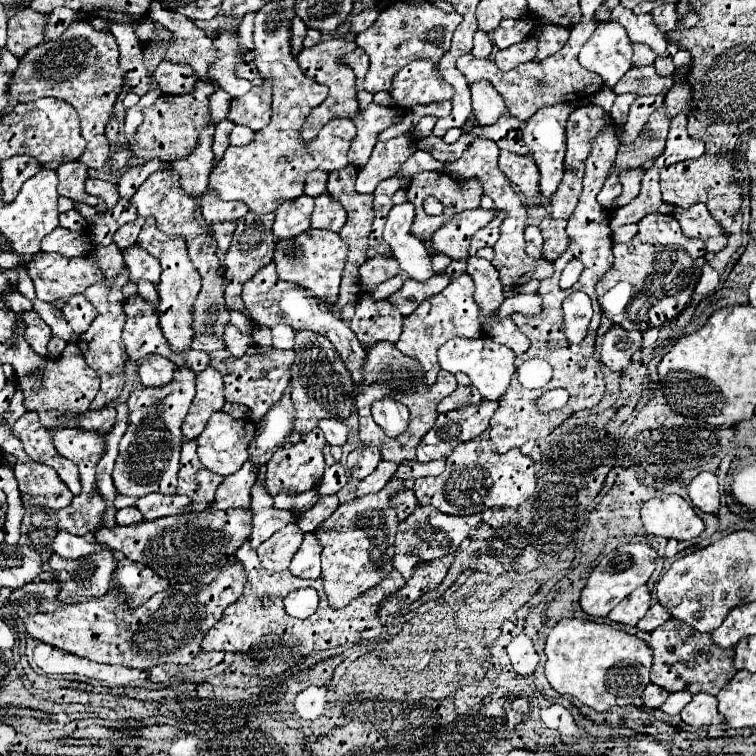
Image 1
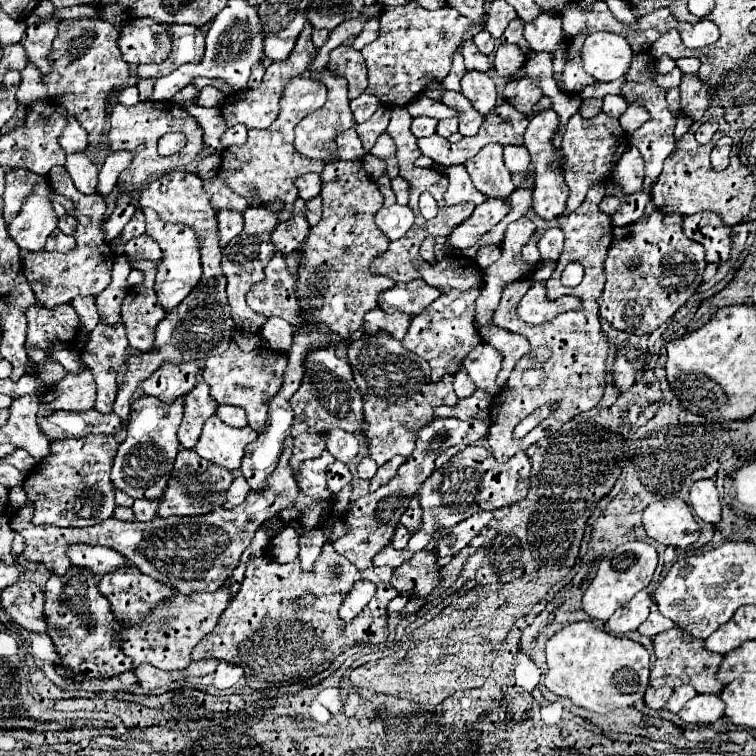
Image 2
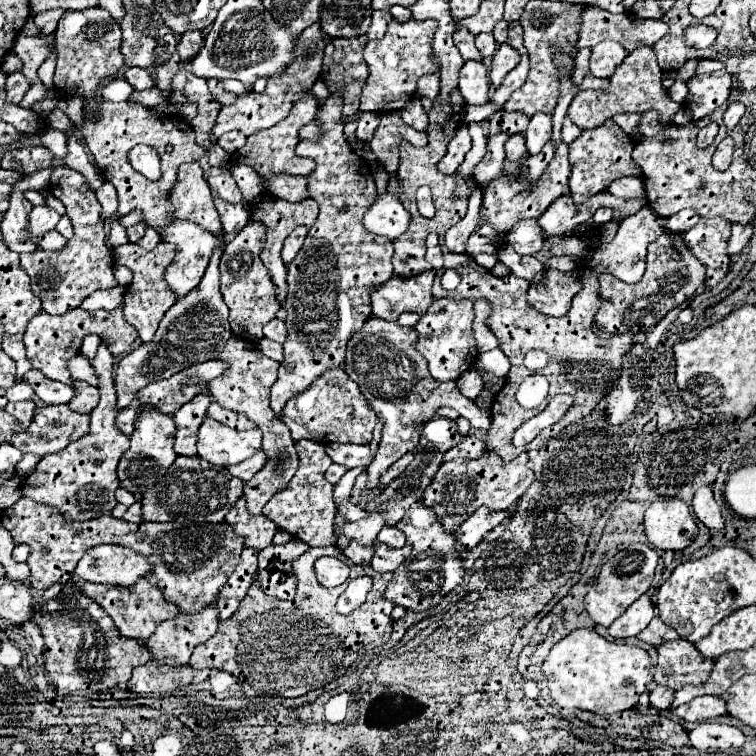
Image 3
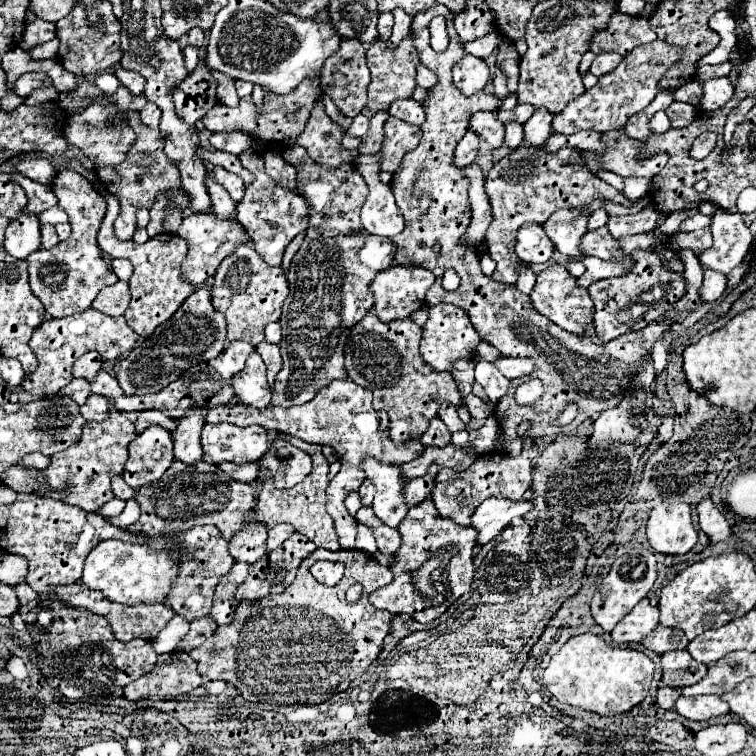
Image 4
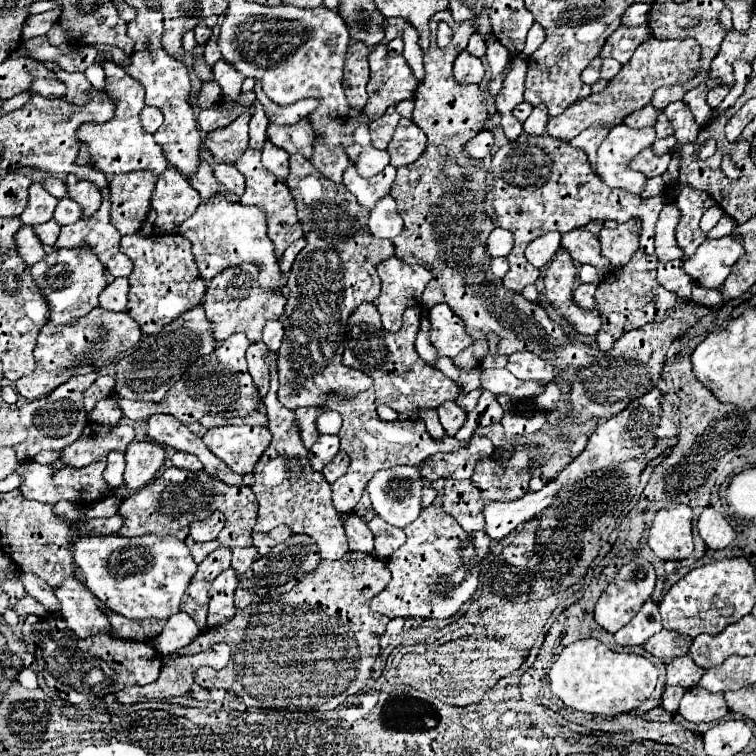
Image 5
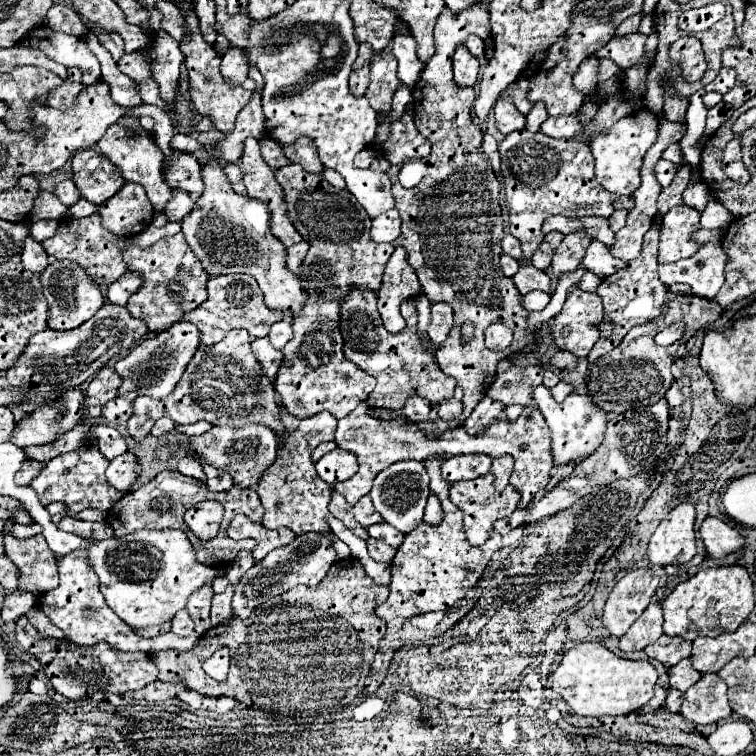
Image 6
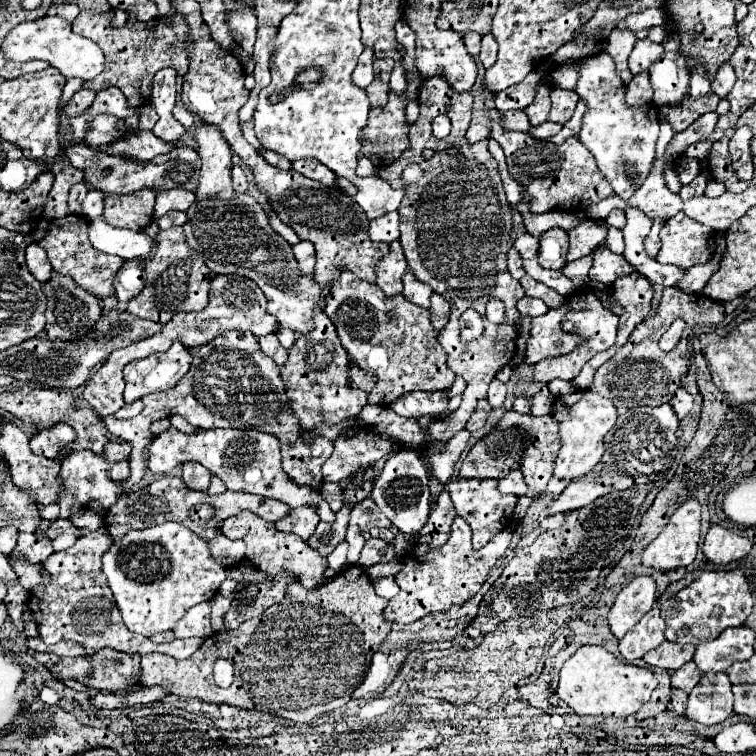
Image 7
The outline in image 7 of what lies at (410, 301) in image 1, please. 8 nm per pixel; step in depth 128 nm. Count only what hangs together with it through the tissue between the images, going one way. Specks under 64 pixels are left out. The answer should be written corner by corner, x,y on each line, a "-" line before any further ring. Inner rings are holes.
392,242
390,244
390,252
388,256
384,256
378,264
378,278
376,278
376,286
388,296
396,296
402,294
402,276
406,274
408,264
404,258
404,250
400,246
400,242

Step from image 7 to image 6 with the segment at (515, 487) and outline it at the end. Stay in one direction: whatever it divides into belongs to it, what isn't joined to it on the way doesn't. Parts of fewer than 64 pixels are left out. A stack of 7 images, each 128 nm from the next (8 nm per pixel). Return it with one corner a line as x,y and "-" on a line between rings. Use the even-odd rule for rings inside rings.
510,454
498,456
492,460
492,474
494,474
494,488
504,490
508,486
508,478
514,468
514,458

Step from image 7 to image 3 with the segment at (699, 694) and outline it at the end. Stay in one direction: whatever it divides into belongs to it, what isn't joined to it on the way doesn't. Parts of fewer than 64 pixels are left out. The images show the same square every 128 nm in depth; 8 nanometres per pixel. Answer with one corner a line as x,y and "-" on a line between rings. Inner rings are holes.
698,696
676,708
676,716
686,722
706,722
726,714
726,704
720,696

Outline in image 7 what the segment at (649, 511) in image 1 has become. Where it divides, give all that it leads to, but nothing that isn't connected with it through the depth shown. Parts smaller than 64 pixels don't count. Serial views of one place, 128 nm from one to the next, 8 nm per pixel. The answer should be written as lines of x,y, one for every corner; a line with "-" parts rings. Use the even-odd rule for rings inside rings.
684,502
642,554
642,564
668,572
692,564
700,540
700,504

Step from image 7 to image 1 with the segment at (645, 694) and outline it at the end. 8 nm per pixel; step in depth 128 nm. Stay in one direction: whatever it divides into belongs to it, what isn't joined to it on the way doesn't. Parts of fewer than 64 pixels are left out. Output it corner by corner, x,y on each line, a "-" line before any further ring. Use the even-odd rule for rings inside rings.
582,618
560,620
546,638
544,654
544,672
550,686
558,694
570,694
600,712
612,706
636,704
636,700
640,700
640,692
650,682
648,674
654,658
650,646
638,636

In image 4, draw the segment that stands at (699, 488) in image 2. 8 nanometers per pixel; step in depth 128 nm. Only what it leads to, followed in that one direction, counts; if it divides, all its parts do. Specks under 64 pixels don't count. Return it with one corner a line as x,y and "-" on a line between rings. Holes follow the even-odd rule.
708,496
708,498
702,498
702,500
698,502
696,514
698,514
700,528
708,534
708,538
710,538
712,544
728,538
728,534
730,534
730,524
728,524
728,520
718,512
718,508
712,504
710,496

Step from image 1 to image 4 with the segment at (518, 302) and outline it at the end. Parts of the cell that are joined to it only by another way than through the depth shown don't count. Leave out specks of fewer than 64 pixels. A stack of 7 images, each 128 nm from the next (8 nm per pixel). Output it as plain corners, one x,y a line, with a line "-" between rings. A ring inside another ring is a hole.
560,264
548,266
546,270
542,270
536,276
536,286
532,288
532,304
534,308
544,314
546,318
550,318
554,324
558,324
560,328
574,332
574,334
582,334
592,326
592,312
594,312
594,304
592,298
588,294
586,288
580,288
576,284
576,278

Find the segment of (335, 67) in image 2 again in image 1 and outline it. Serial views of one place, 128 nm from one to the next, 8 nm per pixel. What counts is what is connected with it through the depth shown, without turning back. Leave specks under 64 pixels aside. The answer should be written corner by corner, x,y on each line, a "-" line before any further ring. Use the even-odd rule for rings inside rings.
356,48
356,50
350,52
348,56
344,56
344,64
348,64
348,66
354,70
356,82
362,84
364,74
366,74
366,70
368,70
368,54
364,54
362,48

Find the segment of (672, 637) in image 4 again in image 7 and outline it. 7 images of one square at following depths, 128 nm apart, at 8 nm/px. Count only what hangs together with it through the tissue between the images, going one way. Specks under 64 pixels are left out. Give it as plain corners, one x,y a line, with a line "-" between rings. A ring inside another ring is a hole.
664,640
660,646
652,648
644,656
644,660
646,660
646,664
660,666
660,668
664,668
668,672
674,672
682,664
690,662
692,656
694,656
694,644
674,644
674,642

